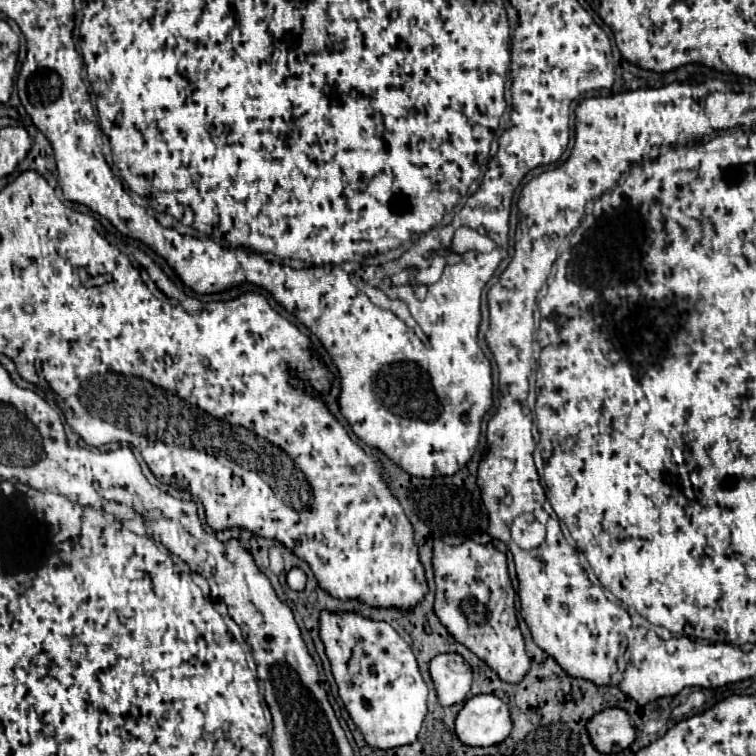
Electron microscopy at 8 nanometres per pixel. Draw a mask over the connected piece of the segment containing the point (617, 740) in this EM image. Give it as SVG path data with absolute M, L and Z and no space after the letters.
M604 709L602 713L596 713L586 723L586 729L596 751L604 755L628 749L636 737L636 729L632 727L628 713L622 709Z

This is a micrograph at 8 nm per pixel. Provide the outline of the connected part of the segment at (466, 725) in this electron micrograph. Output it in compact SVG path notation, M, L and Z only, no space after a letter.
M476 695L456 715L456 735L464 745L488 747L504 741L512 731L508 705L494 695Z

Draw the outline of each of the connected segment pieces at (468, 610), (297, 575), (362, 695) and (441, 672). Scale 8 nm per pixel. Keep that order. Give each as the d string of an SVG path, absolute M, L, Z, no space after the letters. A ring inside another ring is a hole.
M434 541L432 565L436 579L434 613L448 633L478 655L502 681L518 683L530 669L524 637L514 617L514 589L508 577L506 555L496 547L486 547L474 541L446 545Z
M292 567L288 573L286 573L286 581L288 581L288 587L294 589L294 591L302 591L306 587L306 573L300 569L300 567Z
M320 611L318 629L326 649L326 657L332 665L334 679L338 683L340 699L356 727L362 731L364 741L370 747L378 749L392 749L414 743L426 717L428 689L422 681L410 645L388 623L372 621L356 611ZM360 639L364 645L360 667L358 673L350 673L350 657Z
M458 653L436 655L430 661L430 677L438 695L438 703L448 707L466 699L472 685L472 669Z

